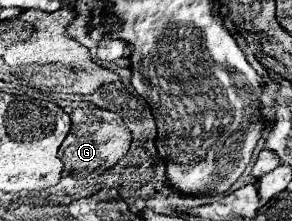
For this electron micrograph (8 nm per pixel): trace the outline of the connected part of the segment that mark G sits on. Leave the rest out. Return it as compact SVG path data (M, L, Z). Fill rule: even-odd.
M85 107L75 109L69 117L71 117L71 131L65 143L59 147L59 157L65 165L65 173L75 177L101 175L129 151L131 133L117 113L99 107Z

